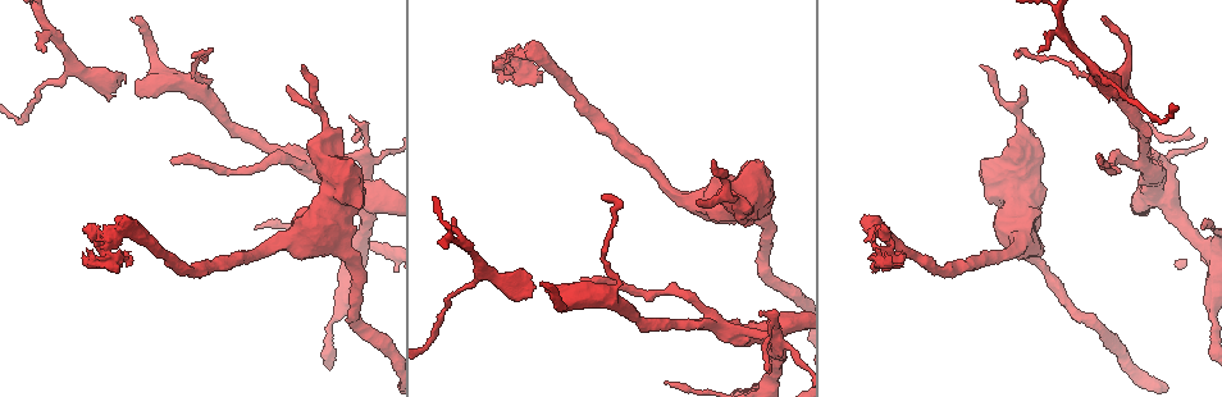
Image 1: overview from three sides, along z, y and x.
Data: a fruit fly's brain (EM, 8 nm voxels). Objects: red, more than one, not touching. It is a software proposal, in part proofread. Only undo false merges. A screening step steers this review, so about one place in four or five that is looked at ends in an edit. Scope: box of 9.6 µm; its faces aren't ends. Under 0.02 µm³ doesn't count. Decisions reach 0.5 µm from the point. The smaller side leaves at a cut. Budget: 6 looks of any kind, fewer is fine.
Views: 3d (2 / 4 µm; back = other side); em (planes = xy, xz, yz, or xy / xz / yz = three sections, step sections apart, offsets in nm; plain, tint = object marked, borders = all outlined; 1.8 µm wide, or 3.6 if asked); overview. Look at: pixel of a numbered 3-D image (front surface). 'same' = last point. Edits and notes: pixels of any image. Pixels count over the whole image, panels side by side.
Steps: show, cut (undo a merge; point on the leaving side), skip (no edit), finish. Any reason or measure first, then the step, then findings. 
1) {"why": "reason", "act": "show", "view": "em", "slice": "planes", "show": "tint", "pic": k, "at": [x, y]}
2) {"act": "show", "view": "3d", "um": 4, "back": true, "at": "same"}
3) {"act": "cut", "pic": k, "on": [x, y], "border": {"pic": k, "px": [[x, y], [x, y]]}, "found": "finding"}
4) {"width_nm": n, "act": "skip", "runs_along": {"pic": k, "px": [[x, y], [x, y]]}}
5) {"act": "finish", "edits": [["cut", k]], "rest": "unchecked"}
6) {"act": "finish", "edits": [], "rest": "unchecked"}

{"why": "abrupt turn", "act": "show", "view": "em", "slice": "planes", "show": "tint", "pic": 1, "at": [117, 230]}

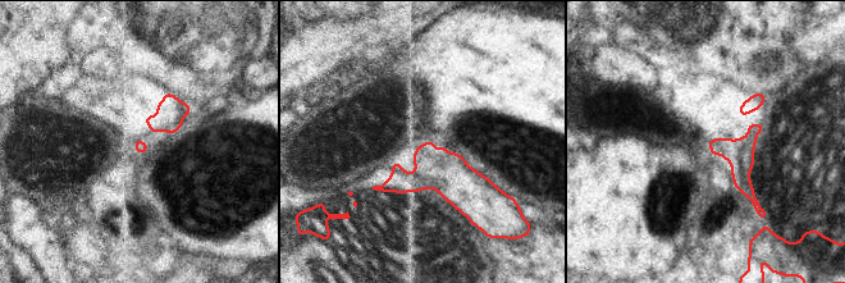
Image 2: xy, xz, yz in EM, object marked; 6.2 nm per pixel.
{"act": "cut", "pic": 2, "on": [741, 165], "border": {"pic": 2, "px": [[758, 124], [729, 160]]}, "found": "two cells meet here"}

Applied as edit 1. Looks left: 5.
{"act": "show", "view": "overview"}

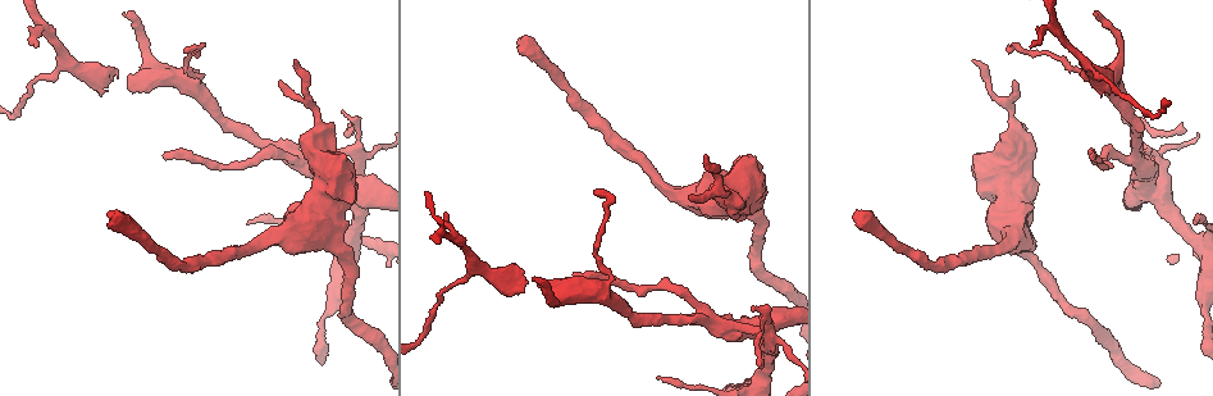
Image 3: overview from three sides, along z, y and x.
{"why": "calibre changes", "act": "show", "view": "3d", "um": 2, "back": true, "pic": 3, "at": [69, 69]}

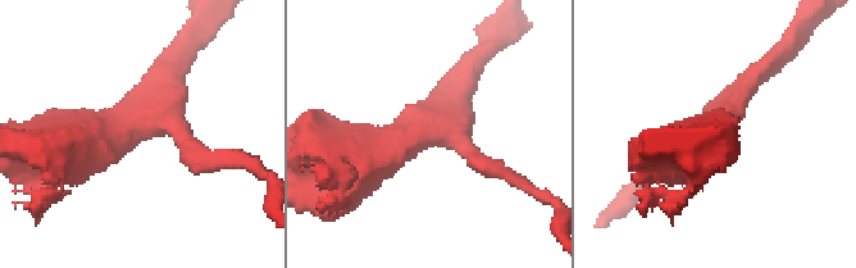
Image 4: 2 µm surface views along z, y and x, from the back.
{"arms": 3, "why": "need the tissue", "act": "show", "view": "em", "slice": "yz", "step": 8, "show": "tint", "pic": 4, "at": [138, 124]}

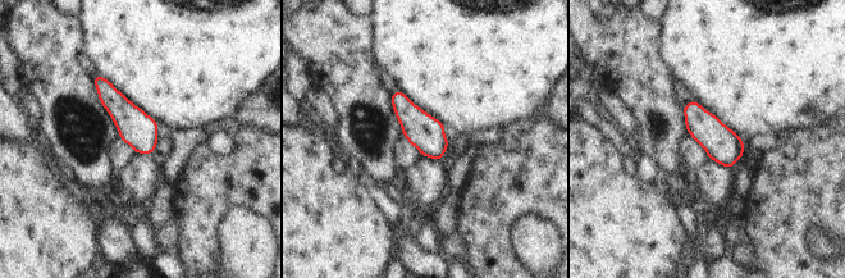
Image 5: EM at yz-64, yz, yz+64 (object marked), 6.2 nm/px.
{"act": "show", "view": "em", "slice": "planes", "show": "tint", "at": "same"}

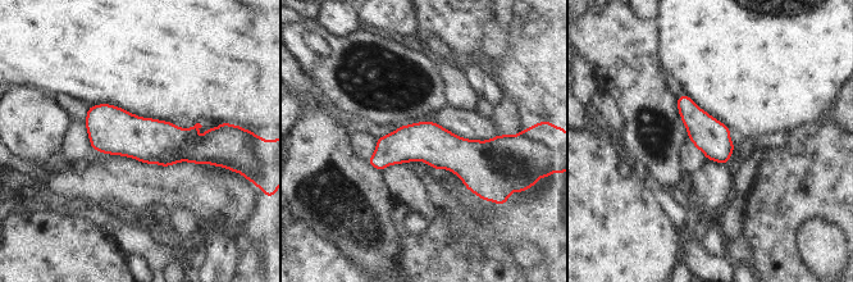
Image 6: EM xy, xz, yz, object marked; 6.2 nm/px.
{"act": "skip", "runs_along": {"pic": 6, "px": [[501, 148], [389, 150], [373, 162]]}, "found": "continuous, no second cell"}

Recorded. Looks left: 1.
{"why": "three-way junction", "act": "show", "view": "em", "slice": "planes", "show": "tint", "pic": 3, "at": [703, 317]}

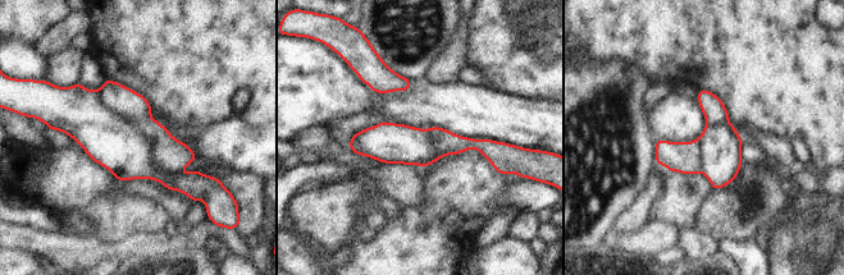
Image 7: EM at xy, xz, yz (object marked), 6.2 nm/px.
{"act": "cut", "pic": 7, "on": [169, 156], "found": "a second cell is stuck on"}

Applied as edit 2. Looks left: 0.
{"act": "finish", "edits": [["cut", 2], ["cut", 7]], "rest": "unchecked"}

